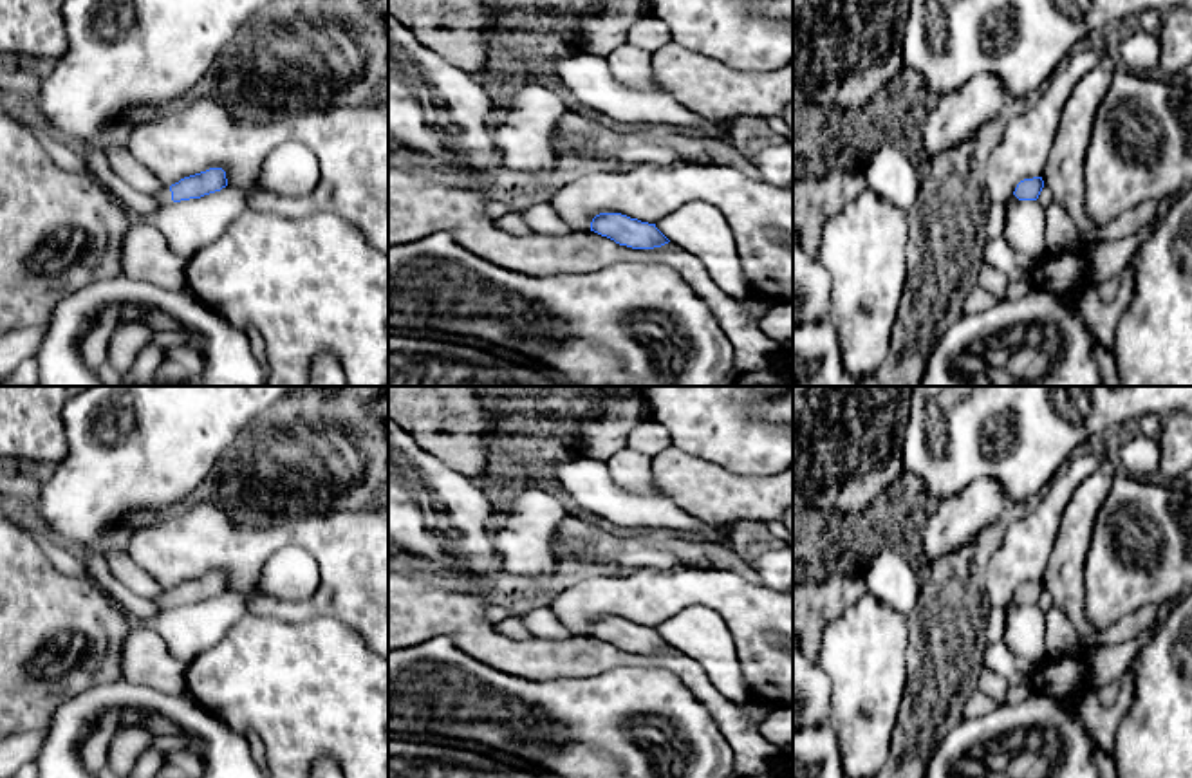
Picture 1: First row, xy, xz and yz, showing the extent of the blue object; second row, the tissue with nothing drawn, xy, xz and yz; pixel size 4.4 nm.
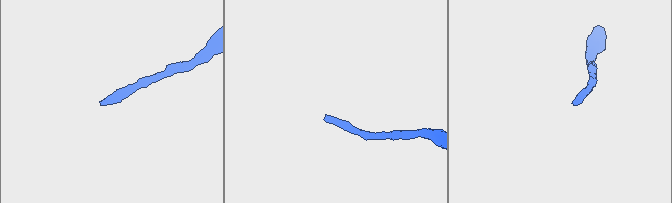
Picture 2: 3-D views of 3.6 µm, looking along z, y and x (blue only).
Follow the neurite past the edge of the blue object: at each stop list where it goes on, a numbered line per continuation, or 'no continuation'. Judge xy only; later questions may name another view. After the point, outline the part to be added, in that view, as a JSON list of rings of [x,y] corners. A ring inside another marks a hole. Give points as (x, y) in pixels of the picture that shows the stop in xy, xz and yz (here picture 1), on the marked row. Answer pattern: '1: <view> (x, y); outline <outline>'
1: xy (163, 197); outline [[[164,186],[161,191],[154,193],[152,197],[161,208],[170,206],[173,202],[170,186]]]

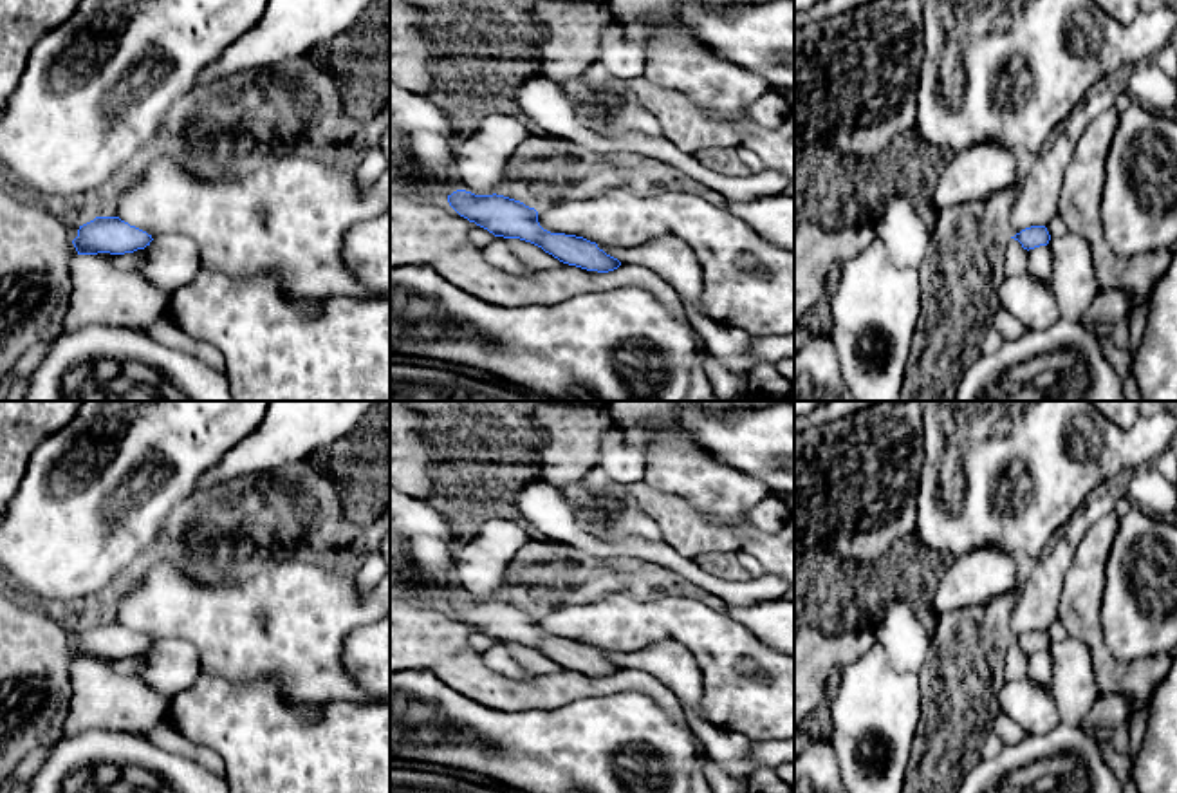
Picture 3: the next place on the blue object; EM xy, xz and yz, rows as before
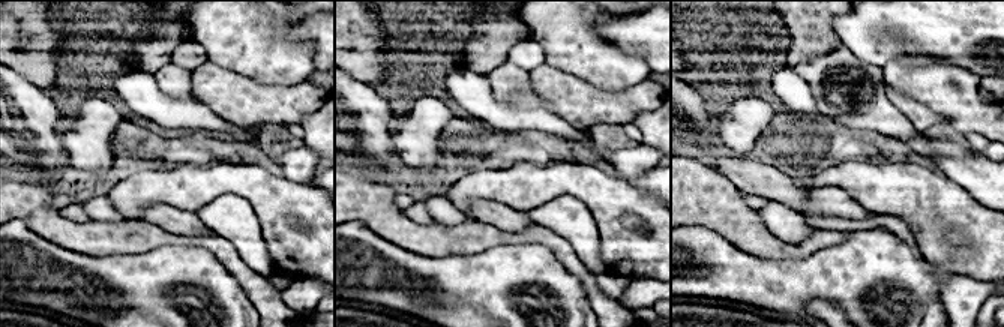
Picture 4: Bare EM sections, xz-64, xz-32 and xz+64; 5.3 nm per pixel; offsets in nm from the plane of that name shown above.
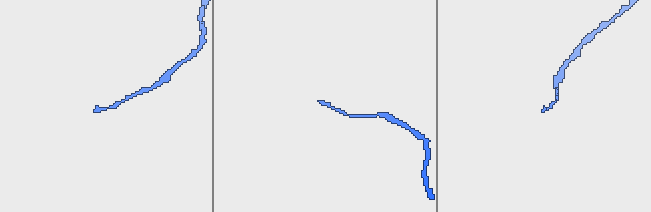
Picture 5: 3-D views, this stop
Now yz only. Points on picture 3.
no continuation

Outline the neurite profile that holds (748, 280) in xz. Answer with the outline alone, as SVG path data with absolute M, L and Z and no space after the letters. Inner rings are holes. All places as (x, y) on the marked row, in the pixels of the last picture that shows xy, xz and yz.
M623 188L608 190L592 199L549 204L538 211L538 222L551 233L576 235L612 247L639 247L673 235L684 240L700 262L702 311L708 318L751 336L794 332L794 251L767 240L740 217L699 195L637 195Z

